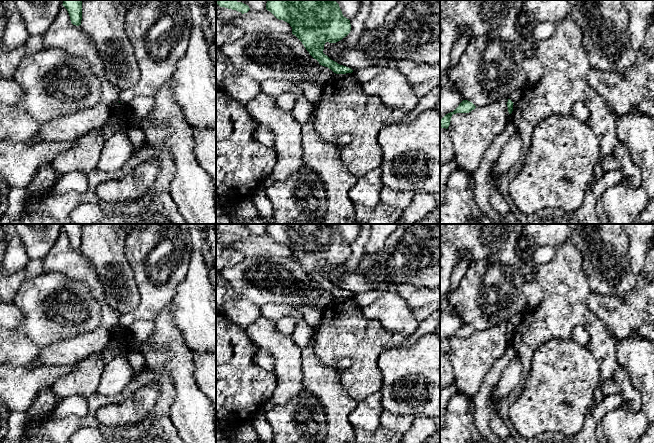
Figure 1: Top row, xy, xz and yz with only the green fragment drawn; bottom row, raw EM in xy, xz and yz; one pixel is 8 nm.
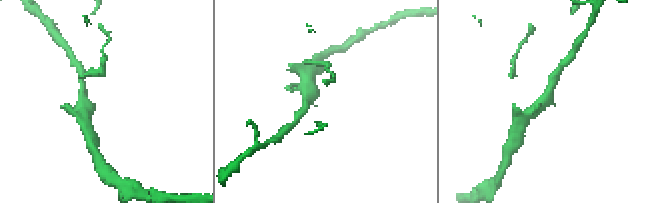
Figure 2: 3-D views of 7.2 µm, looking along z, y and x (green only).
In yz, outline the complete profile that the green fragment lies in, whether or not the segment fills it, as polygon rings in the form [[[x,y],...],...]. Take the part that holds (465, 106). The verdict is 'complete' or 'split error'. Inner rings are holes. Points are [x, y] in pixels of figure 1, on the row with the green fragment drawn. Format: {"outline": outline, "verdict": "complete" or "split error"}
{"outline": [[[463,100],[453,112],[450,112],[450,113],[446,114],[440,120],[440,128],[448,129],[448,127],[450,125],[451,117],[452,117],[453,114],[456,114],[456,113],[469,113],[472,110],[474,110],[475,108],[476,108],[476,106],[472,102],[470,102],[468,100]]], "verdict": "complete"}

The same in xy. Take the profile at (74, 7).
{"outline": [[[63,0],[63,6],[67,9],[71,23],[81,25],[82,20],[82,1],[83,0]]], "verdict": "complete"}

